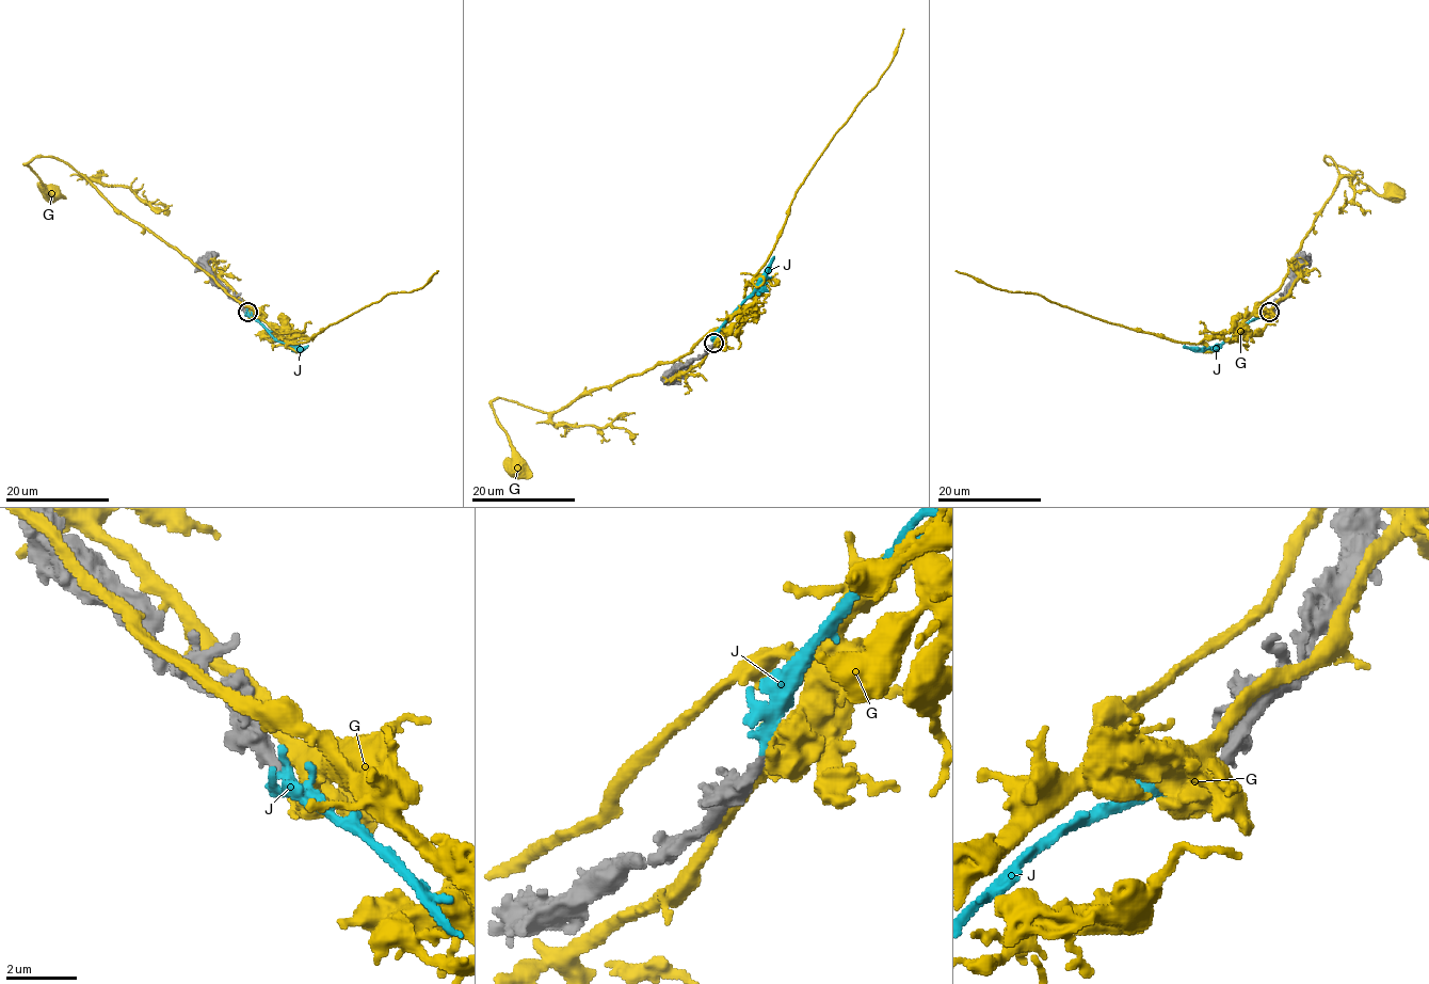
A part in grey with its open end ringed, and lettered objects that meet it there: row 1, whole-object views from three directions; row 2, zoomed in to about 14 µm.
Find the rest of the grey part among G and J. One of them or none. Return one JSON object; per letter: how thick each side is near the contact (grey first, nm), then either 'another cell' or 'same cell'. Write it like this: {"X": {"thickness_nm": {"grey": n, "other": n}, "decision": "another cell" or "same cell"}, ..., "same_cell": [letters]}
{"G": {"thickness_nm": {"grey": 360, "other": 500}, "decision": "another cell"}, "J": {"thickness_nm": {"grey": 280, "other": 360}, "decision": "same cell"}, "same_cell": ["J"]}

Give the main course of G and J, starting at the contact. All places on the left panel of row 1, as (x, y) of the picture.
G: (247, 312), (255, 310), (242, 305), (176, 250), (123, 216), (62, 161), (32, 158), (26, 163), (50, 194)
J: (247, 312), (288, 347), (308, 346)

